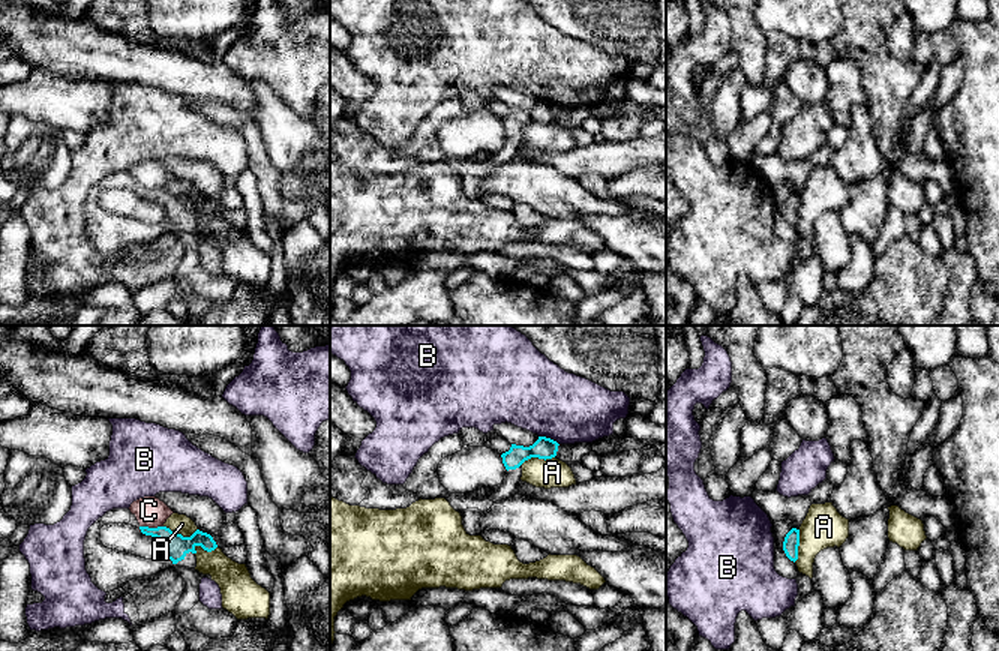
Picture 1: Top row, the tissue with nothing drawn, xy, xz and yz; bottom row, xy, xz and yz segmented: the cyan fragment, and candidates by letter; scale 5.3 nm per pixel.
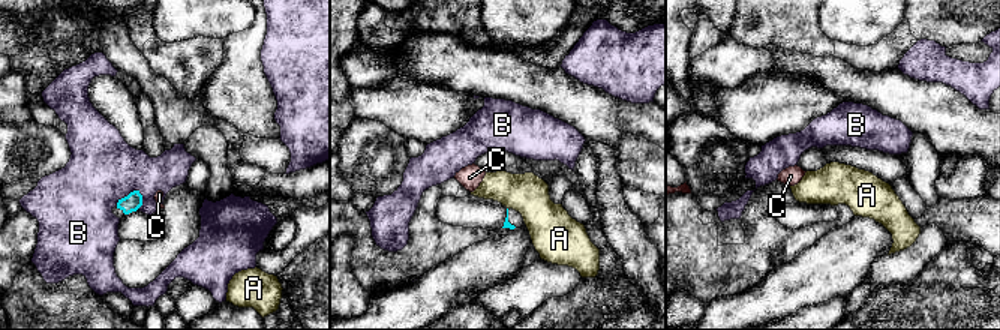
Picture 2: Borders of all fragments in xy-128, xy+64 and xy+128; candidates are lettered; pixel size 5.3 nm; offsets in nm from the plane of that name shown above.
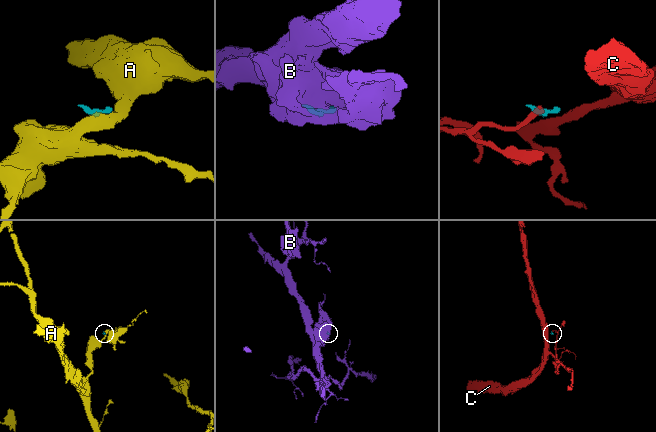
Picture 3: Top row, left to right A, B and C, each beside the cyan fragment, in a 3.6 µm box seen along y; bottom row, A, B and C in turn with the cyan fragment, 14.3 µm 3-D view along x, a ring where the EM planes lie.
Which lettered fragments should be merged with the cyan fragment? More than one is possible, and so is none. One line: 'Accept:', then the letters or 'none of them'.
Accept: none of them

